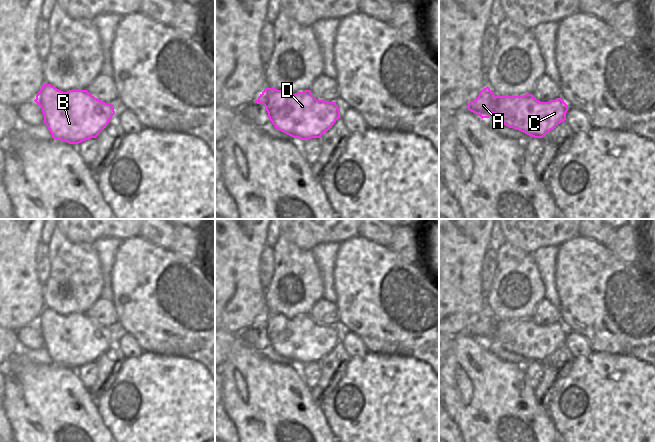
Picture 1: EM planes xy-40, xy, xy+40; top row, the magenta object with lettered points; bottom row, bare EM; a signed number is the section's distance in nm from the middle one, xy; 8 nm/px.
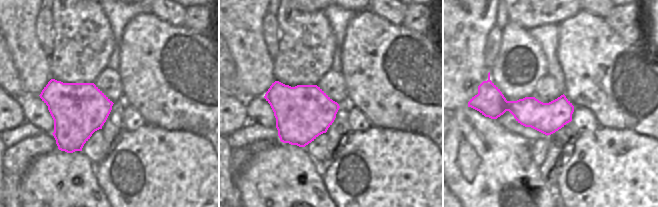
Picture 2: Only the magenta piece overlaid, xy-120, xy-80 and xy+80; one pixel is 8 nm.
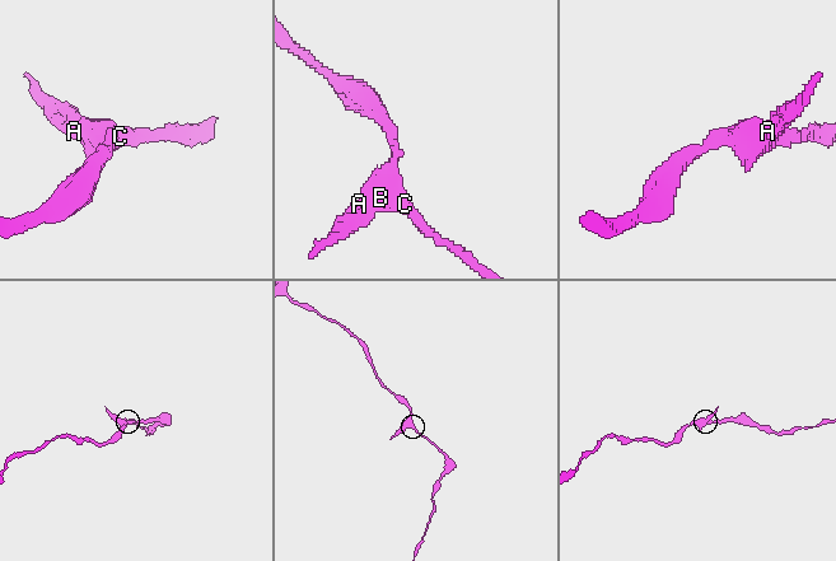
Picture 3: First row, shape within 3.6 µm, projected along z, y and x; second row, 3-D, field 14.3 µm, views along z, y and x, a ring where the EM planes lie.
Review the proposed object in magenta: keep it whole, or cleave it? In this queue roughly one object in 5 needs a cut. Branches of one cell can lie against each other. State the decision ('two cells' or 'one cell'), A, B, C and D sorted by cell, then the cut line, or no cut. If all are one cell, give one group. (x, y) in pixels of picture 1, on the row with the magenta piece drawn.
two cells | A / B C D | xy+40 (496, 96), (493, 113)

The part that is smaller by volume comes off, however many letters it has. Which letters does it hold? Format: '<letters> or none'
A

